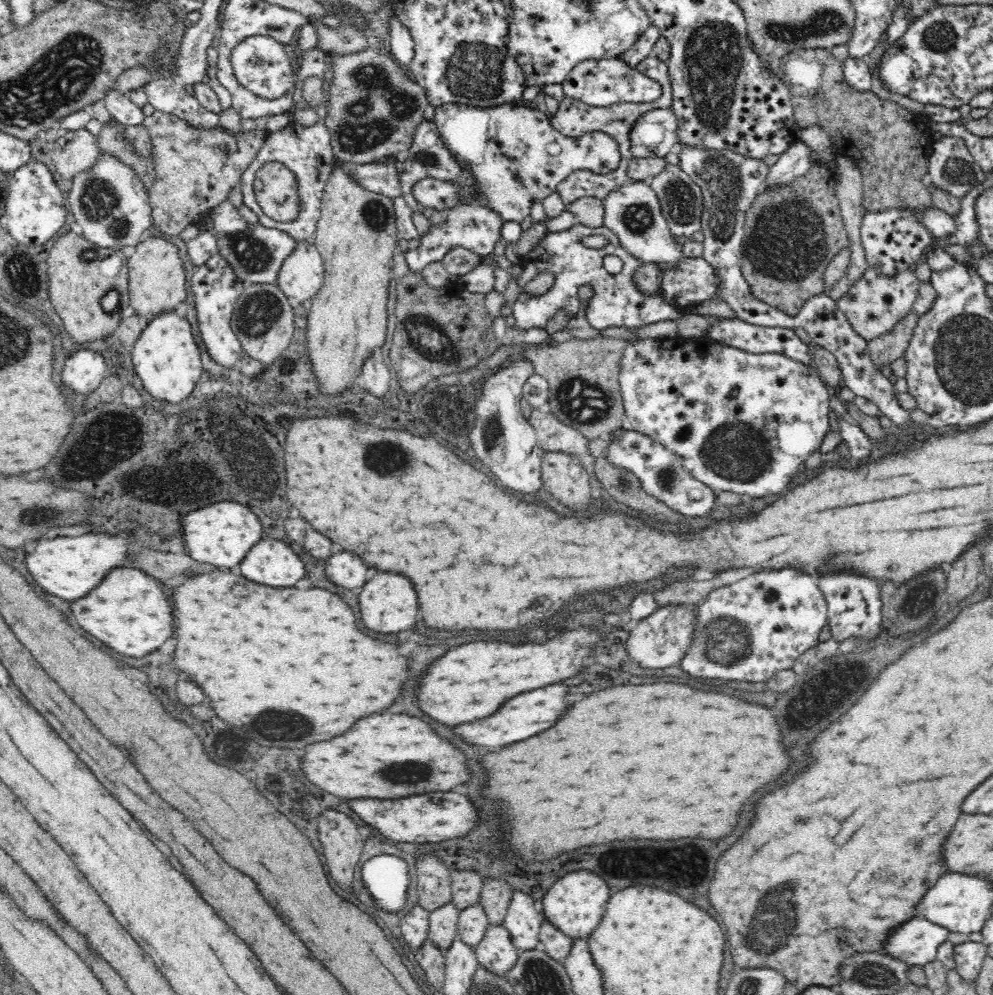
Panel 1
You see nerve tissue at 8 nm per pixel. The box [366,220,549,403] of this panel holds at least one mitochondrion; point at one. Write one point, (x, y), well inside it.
(426, 338)

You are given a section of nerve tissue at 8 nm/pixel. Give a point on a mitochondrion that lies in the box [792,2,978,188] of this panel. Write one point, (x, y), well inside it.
(940, 37)

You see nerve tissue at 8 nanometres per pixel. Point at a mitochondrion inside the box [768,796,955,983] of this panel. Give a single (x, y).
(916, 850)

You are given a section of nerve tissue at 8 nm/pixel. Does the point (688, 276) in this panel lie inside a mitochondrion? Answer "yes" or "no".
no

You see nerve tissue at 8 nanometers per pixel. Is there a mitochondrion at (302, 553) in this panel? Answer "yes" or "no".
no

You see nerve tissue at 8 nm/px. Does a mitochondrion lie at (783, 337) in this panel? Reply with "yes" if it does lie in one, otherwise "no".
no

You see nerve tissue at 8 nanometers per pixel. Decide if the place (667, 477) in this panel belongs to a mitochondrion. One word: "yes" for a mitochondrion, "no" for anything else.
yes

